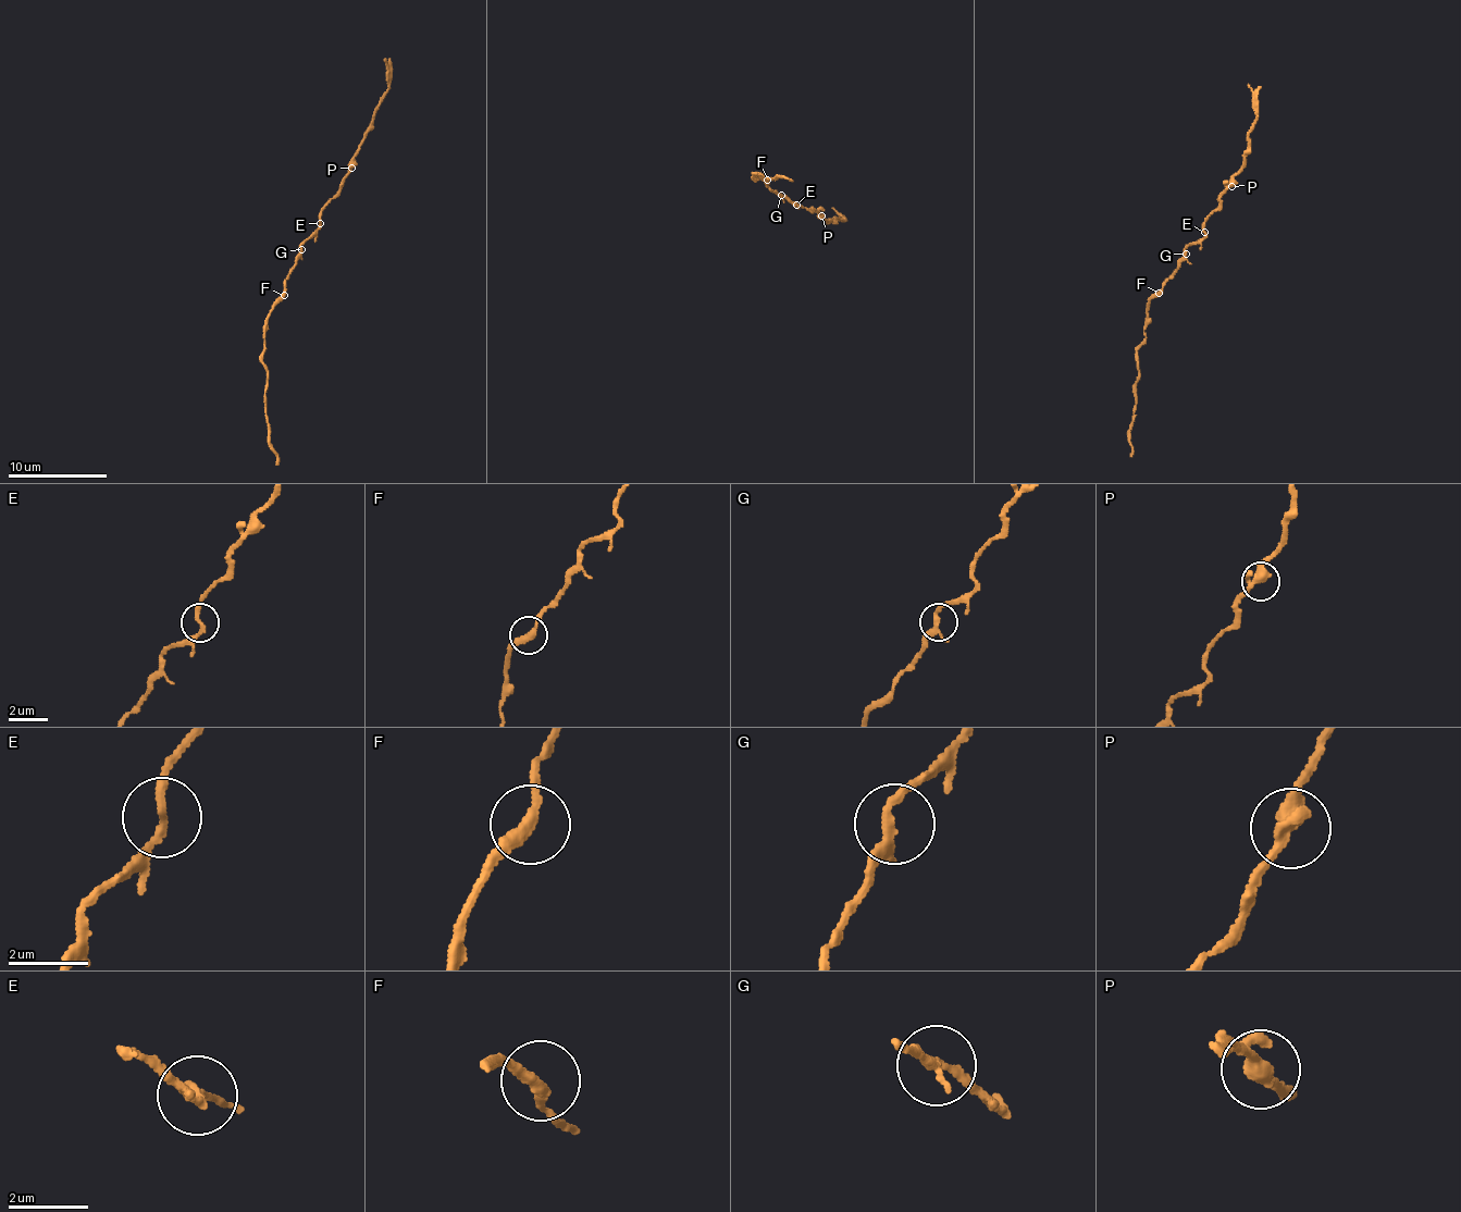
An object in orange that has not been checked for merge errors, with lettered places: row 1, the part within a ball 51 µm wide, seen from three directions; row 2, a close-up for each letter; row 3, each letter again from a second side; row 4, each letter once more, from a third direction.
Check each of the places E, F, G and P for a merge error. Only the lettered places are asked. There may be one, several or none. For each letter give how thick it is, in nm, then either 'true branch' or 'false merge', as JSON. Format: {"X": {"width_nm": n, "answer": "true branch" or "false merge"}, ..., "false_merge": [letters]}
{"E": {"width_nm": 200, "answer": "true branch"}, "F": {"width_nm": 280, "answer": "true branch"}, "G": {"width_nm": 240, "answer": "true branch"}, "P": {"width_nm": 320, "answer": "true branch"}, "false_merge": []}

